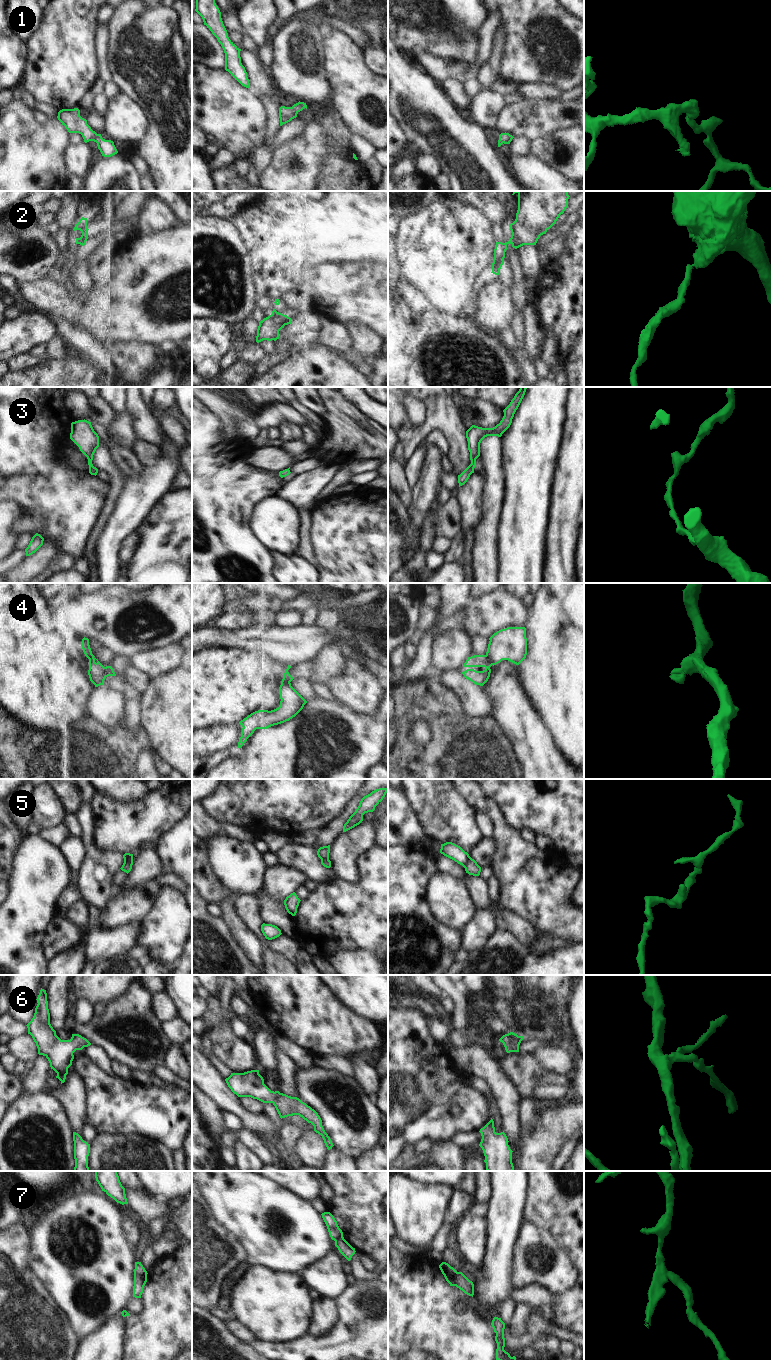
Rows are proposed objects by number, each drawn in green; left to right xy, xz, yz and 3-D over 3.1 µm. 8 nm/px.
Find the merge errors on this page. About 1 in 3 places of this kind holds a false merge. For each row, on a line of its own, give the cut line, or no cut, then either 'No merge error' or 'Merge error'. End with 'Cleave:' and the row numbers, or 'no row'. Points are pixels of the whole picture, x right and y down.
1: No split. No merge error
2: Split along yz (510, 240), (511, 243). Merge error
3: No split. No merge error
4: Split along yz (486, 654), (492, 664). Merge error
5: Split along yz (469, 856), (464, 867). Merge error
6: No split. No merge error
7: Split along yz (458, 1272), (453, 1278), (454, 1285). Merge error
Cleave: 2, 4, 5, 7.

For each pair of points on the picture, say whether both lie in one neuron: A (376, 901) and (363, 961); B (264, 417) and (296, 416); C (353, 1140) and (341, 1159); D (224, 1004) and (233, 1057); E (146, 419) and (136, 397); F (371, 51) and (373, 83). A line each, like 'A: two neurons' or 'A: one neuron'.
A: two neurons
B: one neuron
C: two neurons
D: two neurons
E: one neuron
F: two neurons

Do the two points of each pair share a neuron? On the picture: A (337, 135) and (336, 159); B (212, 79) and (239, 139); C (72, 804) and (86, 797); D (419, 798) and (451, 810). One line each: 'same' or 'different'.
A: same
B: same
C: different
D: same

